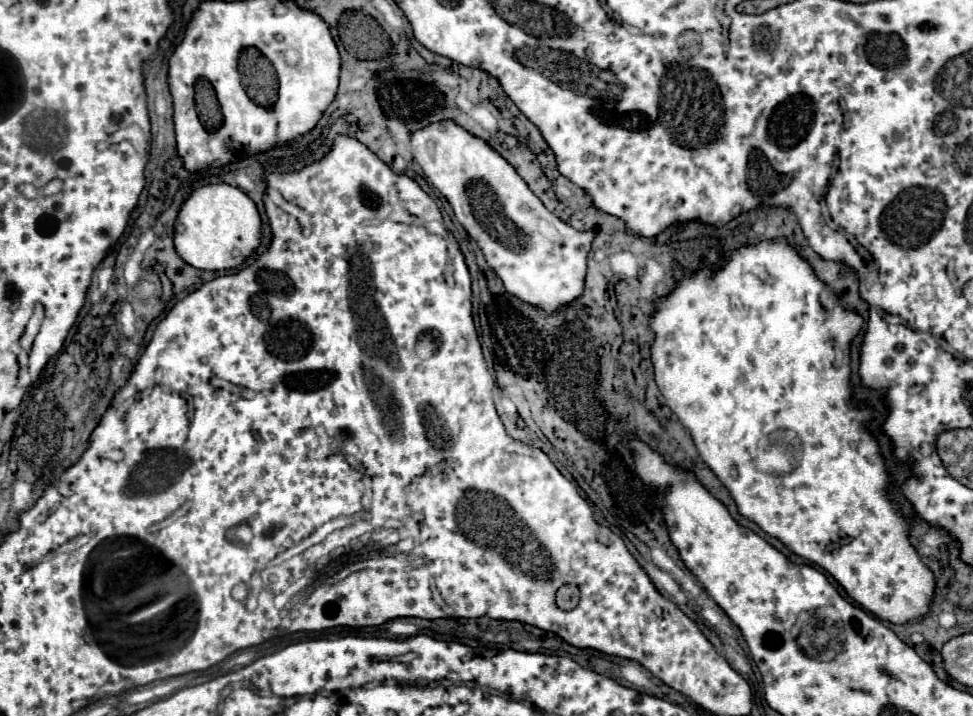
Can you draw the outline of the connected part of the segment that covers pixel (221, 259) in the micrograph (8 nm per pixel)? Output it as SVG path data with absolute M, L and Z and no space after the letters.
M230 184L202 186L194 190L174 224L174 246L178 256L194 268L212 272L236 268L240 260L234 258L232 252L238 250L242 258L246 258L258 250L260 238L262 220L256 204L242 190Z

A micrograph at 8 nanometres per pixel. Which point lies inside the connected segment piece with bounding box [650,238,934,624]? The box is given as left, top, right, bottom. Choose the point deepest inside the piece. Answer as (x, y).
(750, 349)

